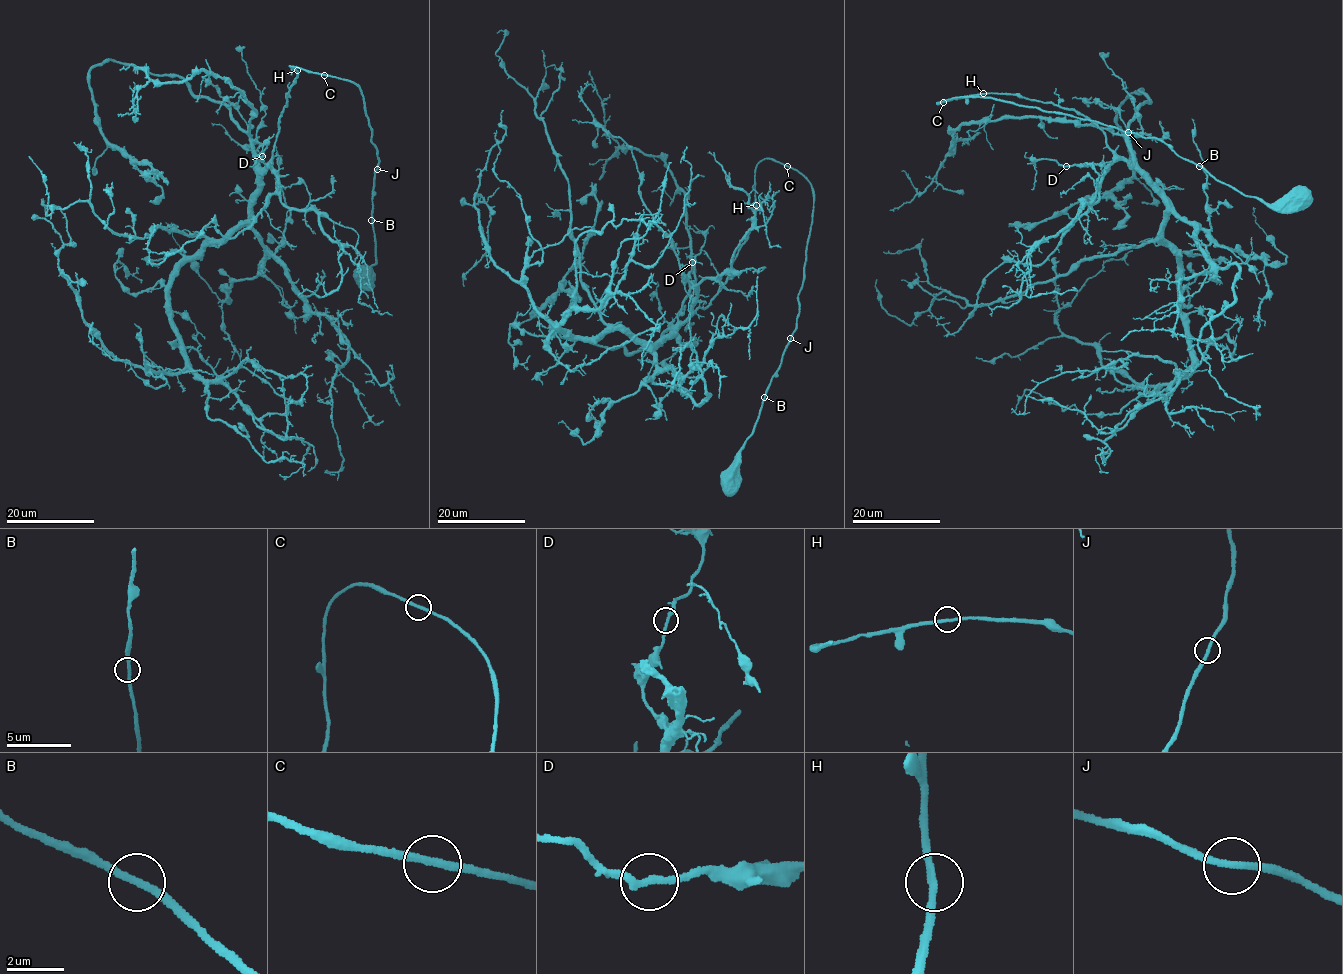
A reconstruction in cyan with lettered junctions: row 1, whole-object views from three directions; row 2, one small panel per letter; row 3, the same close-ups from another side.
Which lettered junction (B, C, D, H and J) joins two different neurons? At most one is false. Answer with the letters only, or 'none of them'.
none of them

